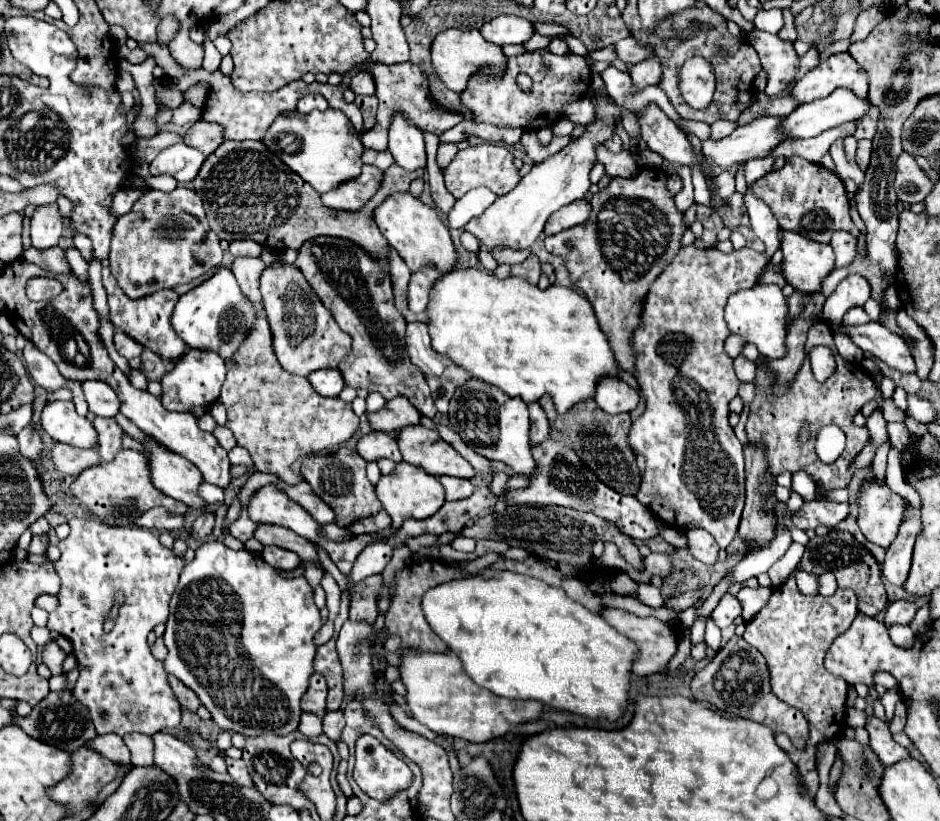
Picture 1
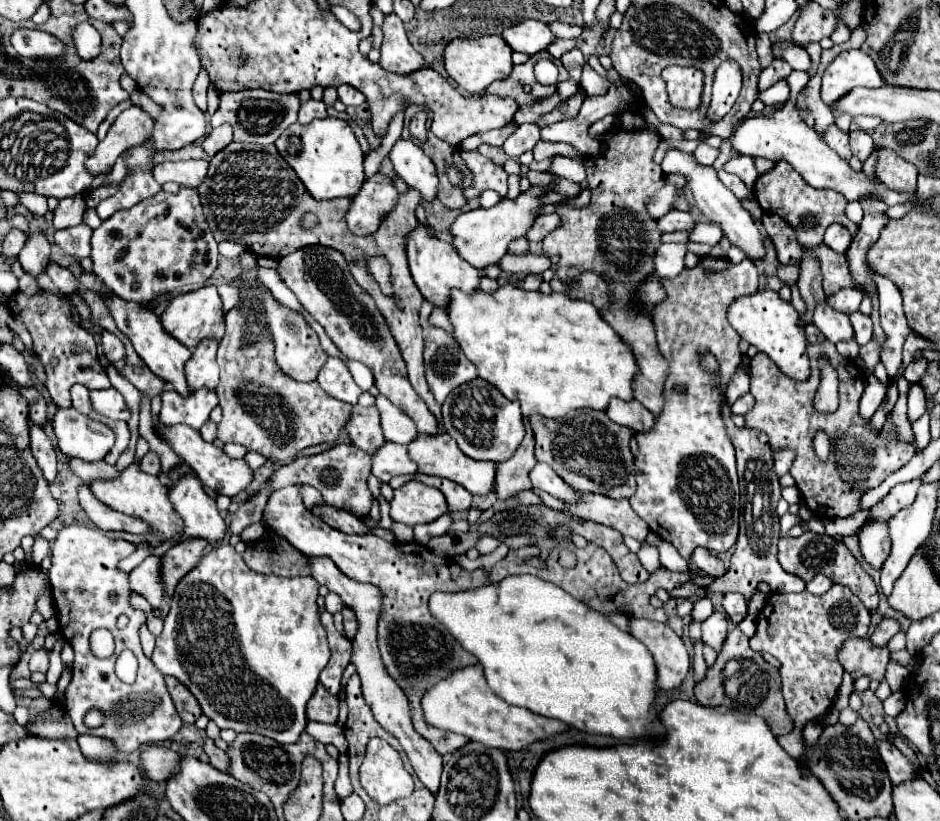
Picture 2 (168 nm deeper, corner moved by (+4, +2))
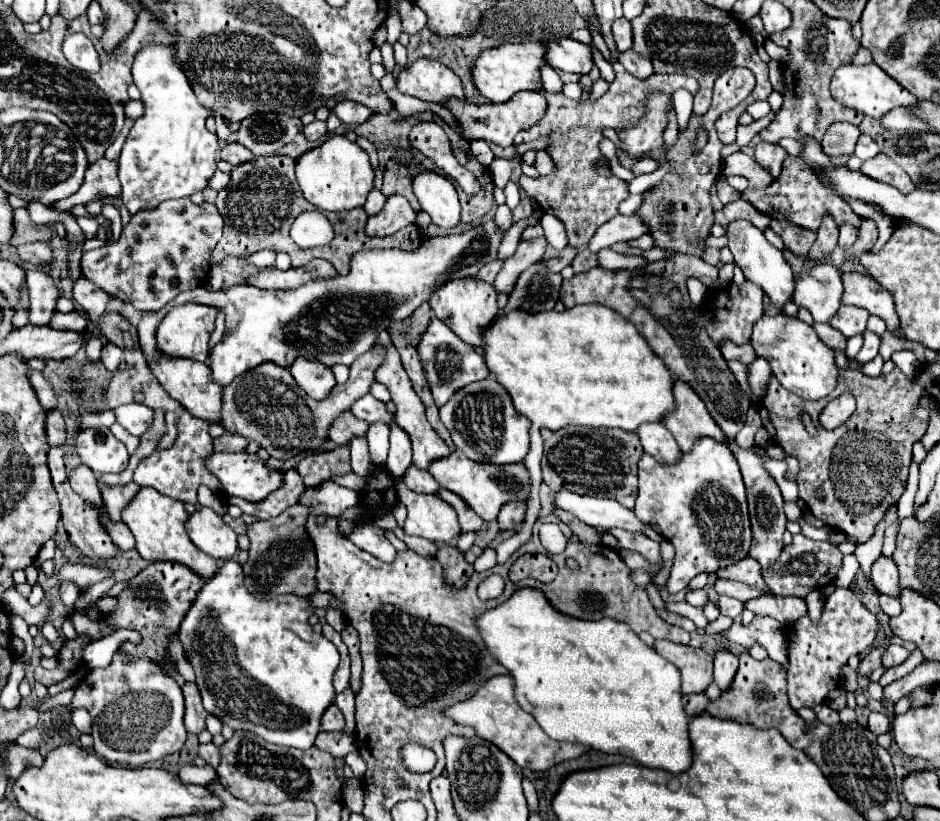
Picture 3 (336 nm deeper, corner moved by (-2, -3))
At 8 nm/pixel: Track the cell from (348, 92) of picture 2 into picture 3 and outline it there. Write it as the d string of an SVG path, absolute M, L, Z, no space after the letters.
M341 101L341 103L337 103L331 111L333 111L333 113L341 119L341 123L345 123L345 125L361 125L363 121L367 121L367 119L373 115L367 107L361 107L359 103L353 103L353 101Z

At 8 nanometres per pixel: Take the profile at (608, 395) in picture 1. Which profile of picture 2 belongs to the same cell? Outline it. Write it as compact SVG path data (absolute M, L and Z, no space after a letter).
M611 398L605 412L613 422L629 426L633 432L649 430L651 422L653 422L653 414L635 398L629 402L619 400L619 398Z

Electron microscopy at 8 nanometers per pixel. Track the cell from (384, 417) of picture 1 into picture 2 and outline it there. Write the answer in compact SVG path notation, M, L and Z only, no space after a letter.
M355 406L345 430L355 446L359 446L367 454L371 454L371 450L375 450L375 446L379 446L379 442L383 442L381 414L379 414L377 406L369 406L369 408Z

